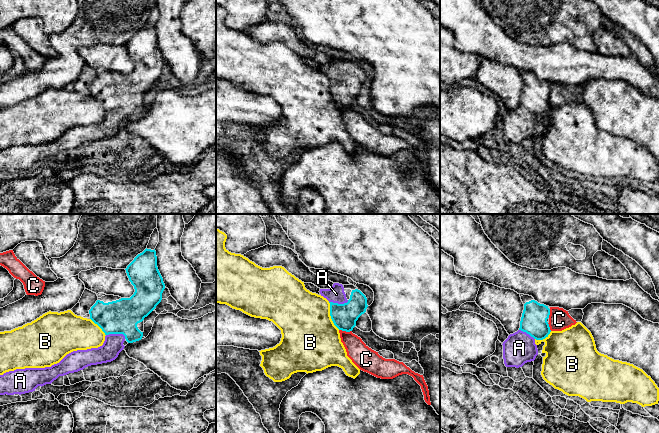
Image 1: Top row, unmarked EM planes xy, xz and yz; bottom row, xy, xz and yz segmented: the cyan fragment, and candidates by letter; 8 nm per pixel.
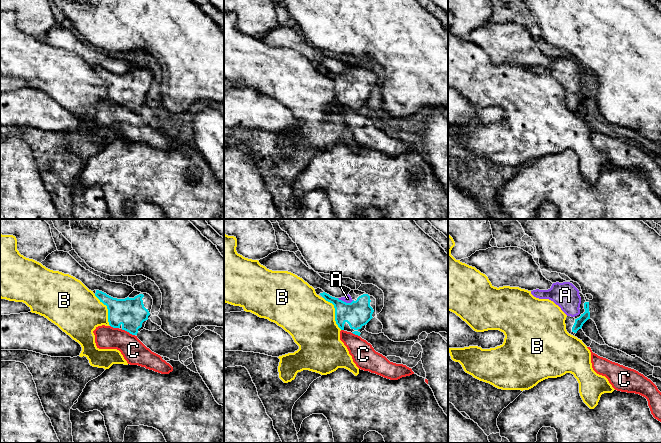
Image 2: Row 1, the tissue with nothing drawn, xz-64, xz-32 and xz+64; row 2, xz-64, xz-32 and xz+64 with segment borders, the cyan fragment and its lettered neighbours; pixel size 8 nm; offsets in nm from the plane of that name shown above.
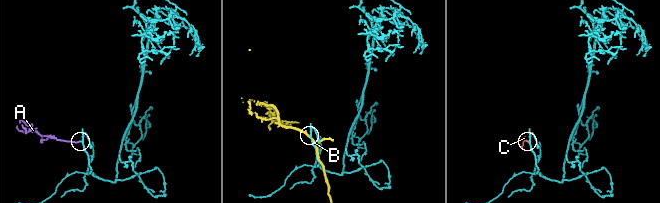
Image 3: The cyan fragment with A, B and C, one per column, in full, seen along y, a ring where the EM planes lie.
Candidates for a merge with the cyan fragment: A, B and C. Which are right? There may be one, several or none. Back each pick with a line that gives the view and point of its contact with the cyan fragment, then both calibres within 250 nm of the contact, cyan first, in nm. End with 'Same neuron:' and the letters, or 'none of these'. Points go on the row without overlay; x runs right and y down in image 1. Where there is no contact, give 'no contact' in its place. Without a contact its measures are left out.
A: meets cyan in xy at (116, 109); 280 nm thick on the cyan side, 160 nm on the other
Same neuron: A

